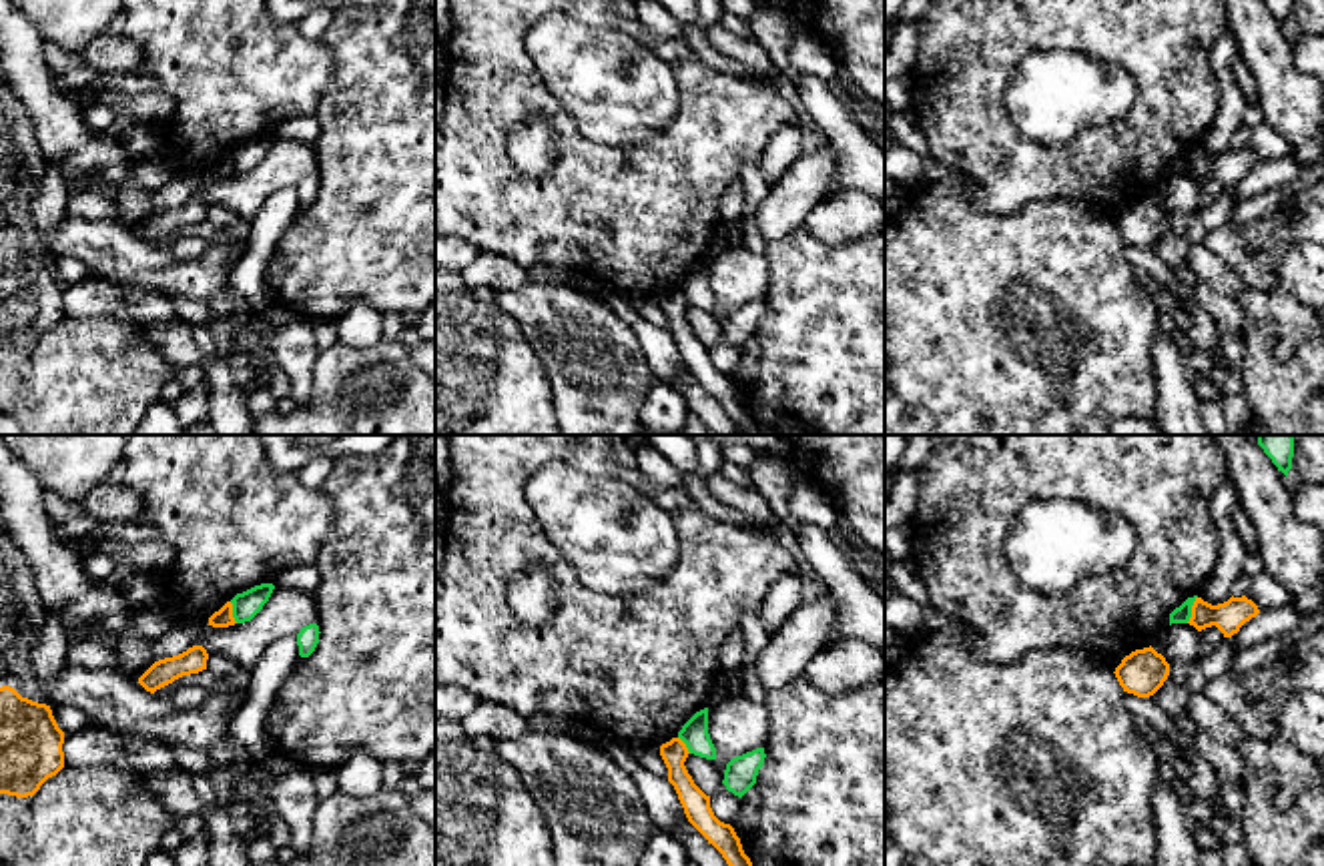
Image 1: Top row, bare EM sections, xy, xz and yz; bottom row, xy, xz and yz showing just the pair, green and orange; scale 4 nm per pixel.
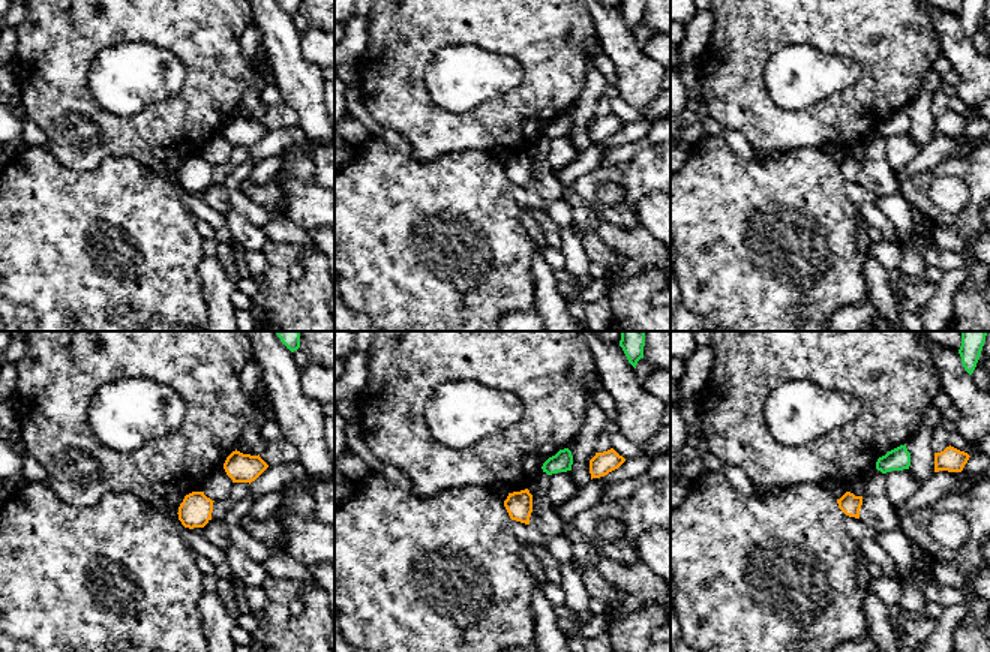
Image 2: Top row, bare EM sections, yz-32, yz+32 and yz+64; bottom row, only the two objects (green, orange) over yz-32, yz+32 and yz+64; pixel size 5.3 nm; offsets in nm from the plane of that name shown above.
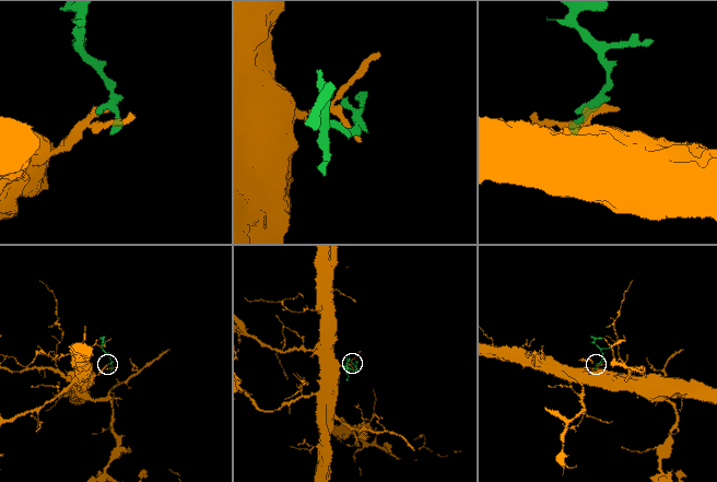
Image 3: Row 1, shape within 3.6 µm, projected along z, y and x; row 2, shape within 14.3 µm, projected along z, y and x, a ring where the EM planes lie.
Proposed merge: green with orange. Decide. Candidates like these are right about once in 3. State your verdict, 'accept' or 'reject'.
reject

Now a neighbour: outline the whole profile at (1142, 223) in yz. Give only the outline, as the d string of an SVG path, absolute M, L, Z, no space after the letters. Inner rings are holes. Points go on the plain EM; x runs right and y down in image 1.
M1149 196L1125 206L1113 225L1123 243L1137 249L1149 249L1168 231L1170 214Z

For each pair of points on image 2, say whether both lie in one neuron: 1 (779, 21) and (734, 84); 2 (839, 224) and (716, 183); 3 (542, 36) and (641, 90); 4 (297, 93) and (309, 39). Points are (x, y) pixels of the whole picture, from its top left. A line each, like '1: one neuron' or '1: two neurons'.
1: one neuron
2: one neuron
3: two neurons
4: two neurons

